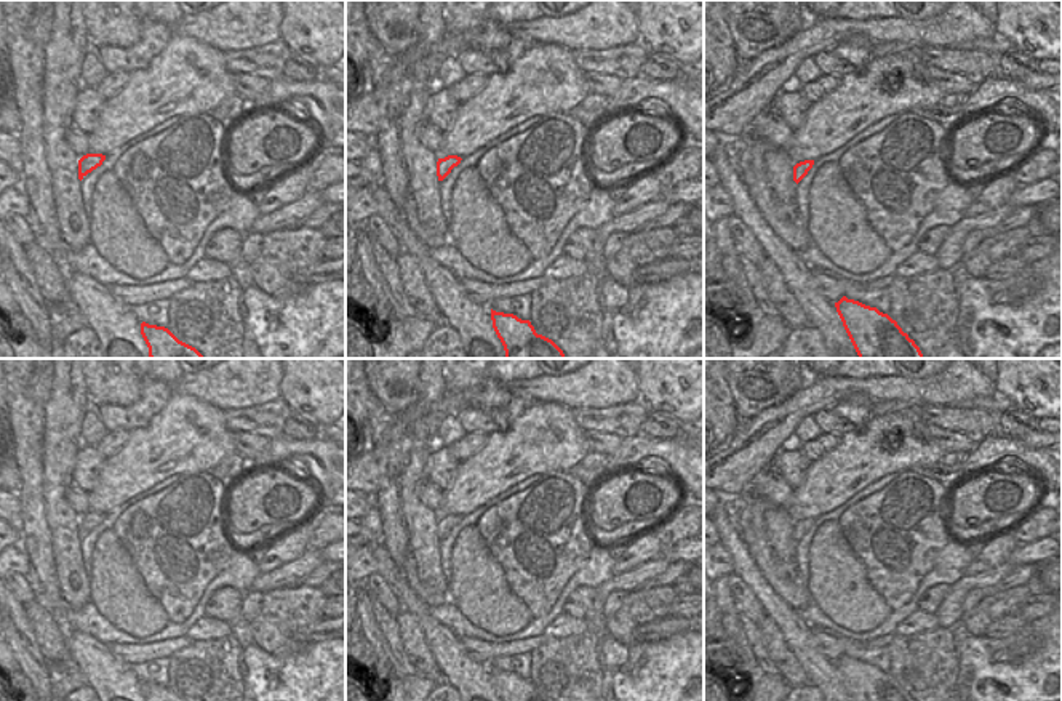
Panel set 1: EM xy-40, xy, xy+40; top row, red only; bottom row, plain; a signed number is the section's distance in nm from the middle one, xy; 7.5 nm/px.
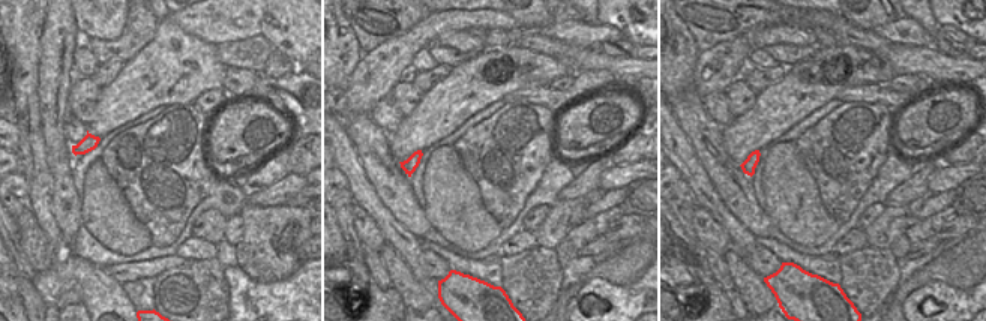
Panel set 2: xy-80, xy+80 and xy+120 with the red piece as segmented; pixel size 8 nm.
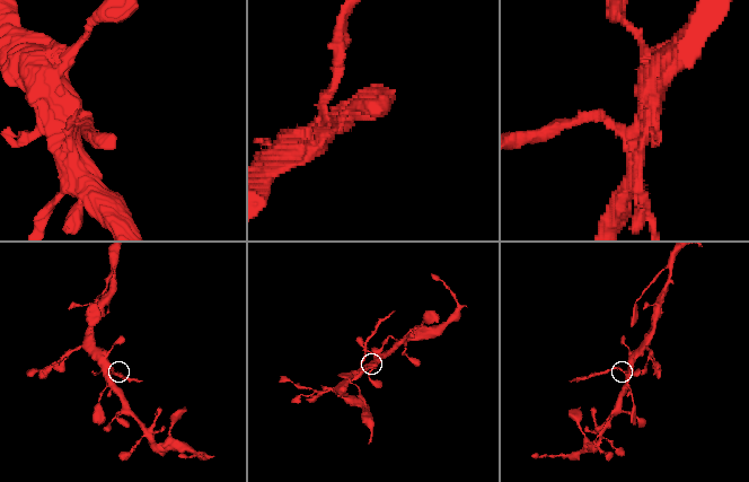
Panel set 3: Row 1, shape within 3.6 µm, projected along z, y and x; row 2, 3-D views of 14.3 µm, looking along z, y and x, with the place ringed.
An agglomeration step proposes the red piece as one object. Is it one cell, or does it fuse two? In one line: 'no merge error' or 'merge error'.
merge error

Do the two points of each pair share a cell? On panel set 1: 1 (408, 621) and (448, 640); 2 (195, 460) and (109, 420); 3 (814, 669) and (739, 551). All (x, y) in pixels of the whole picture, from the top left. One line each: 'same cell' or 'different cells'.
1: different cells
2: different cells
3: same cell

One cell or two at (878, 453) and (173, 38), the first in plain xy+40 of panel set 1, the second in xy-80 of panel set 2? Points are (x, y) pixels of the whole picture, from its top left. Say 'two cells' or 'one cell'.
one cell

